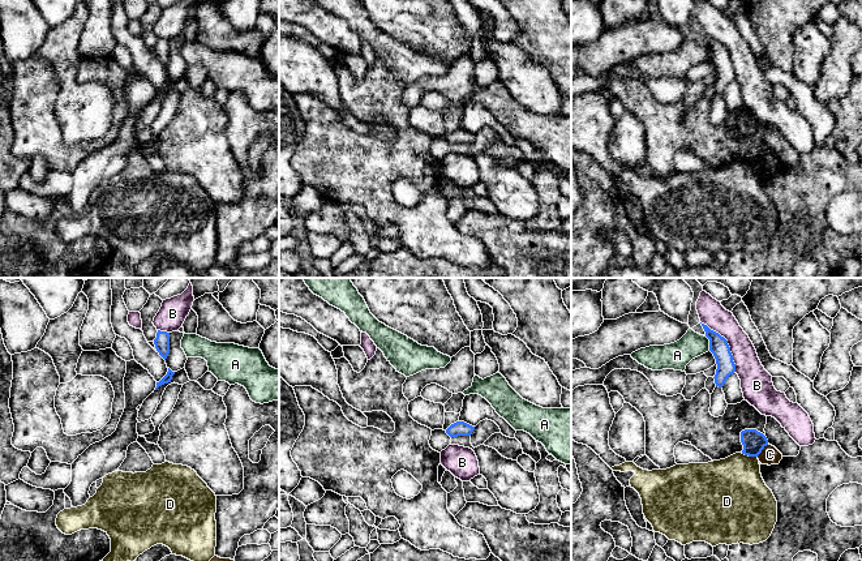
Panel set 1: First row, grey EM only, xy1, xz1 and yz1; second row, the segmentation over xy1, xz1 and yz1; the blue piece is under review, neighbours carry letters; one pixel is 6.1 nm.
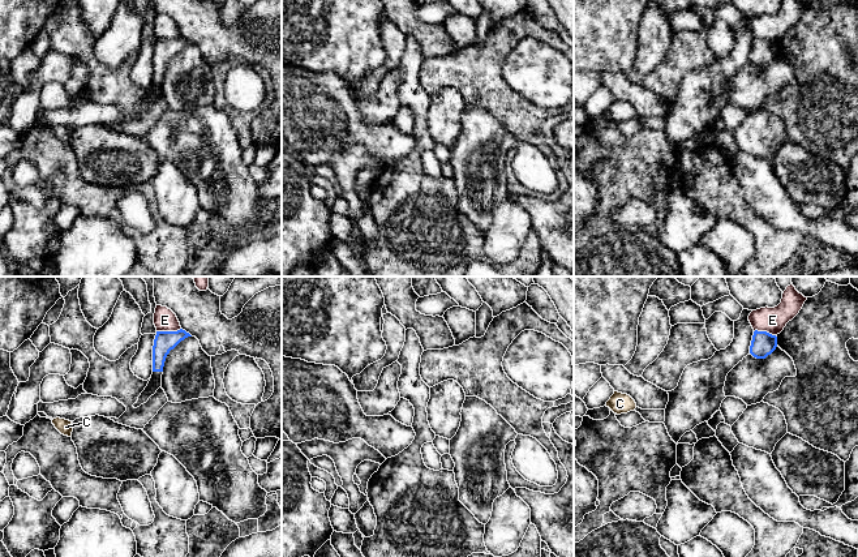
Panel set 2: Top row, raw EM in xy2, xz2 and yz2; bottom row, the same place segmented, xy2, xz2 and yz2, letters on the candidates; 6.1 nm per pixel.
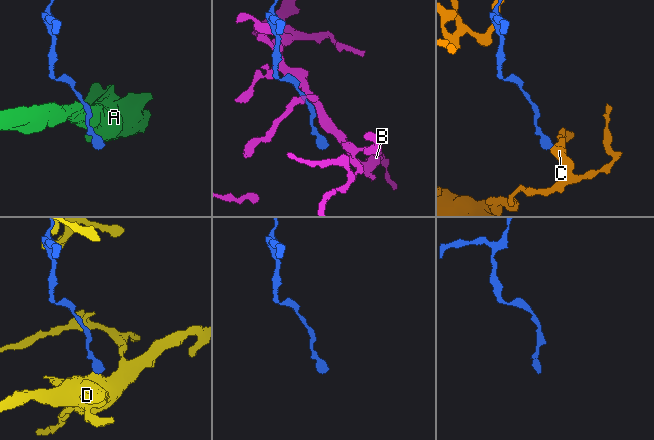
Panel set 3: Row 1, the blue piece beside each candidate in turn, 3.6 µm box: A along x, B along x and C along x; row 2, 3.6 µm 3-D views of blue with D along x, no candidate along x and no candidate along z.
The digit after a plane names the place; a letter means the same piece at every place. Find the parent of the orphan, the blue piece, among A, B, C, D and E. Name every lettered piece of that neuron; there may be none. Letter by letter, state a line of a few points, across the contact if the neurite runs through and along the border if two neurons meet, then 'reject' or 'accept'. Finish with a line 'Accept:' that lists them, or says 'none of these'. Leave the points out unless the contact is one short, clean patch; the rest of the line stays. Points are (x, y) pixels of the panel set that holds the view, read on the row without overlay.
A: line yz1 (706, 43), (710, 58); reject
B: reject
C: line yz1 (768, 151), (757, 163); reject
D: line yz1 (741, 161), (757, 165); reject
E: line xy2 (180, 35), (157, 39); reject
Accept: none of these

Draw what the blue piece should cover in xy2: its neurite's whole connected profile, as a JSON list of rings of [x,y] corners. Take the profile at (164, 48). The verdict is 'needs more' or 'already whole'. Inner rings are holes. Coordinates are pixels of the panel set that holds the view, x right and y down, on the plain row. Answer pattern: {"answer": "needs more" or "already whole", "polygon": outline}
{"answer": "needs more", "polygon": [[[183,37],[177,39],[156,39],[153,53],[153,82],[138,108],[133,112],[134,116],[146,111],[162,95],[162,82],[167,63],[188,44],[192,43]]]}

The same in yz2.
{"answer": "already whole", "polygon": [[[754,39],[750,61],[756,67],[765,67],[777,55],[777,44],[767,39]]]}

